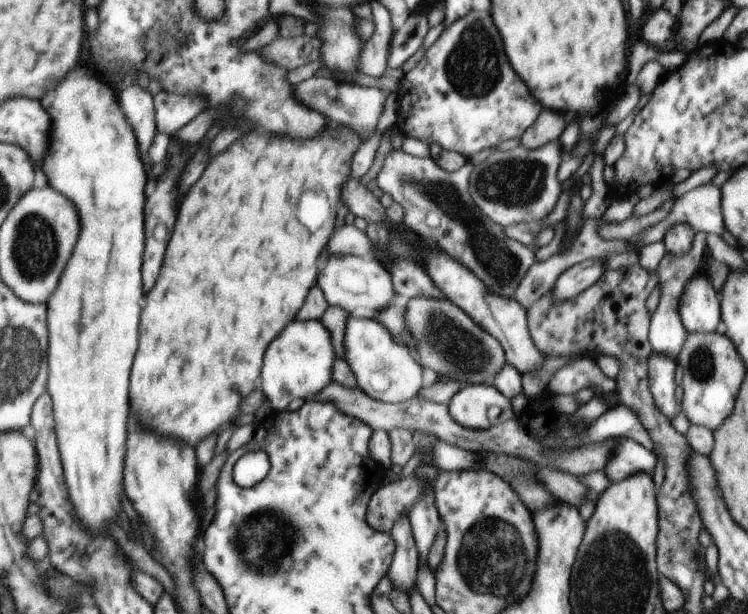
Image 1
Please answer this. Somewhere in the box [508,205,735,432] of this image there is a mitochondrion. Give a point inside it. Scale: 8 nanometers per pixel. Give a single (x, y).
(701, 364)

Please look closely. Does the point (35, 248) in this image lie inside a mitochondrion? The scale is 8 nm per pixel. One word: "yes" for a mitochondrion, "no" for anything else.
yes

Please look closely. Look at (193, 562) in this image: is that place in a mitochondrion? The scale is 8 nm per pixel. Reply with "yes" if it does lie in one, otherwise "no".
no

